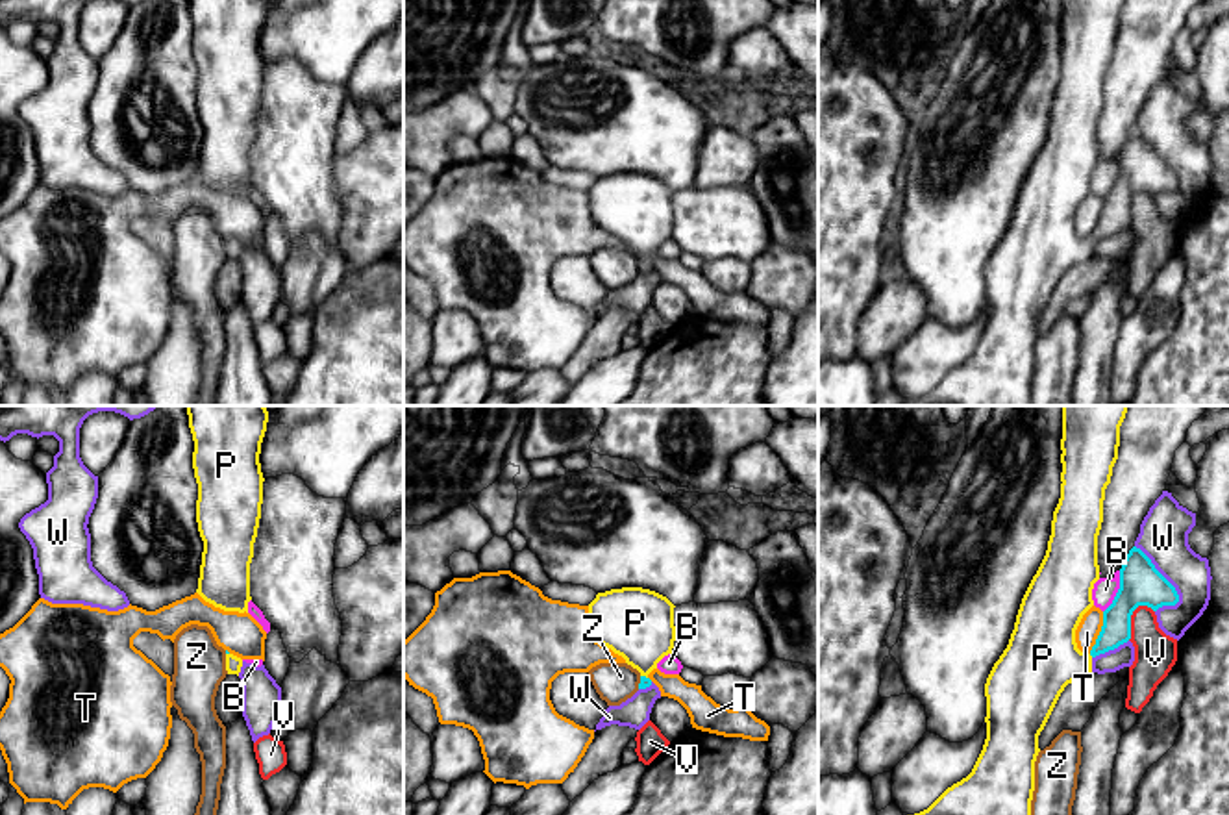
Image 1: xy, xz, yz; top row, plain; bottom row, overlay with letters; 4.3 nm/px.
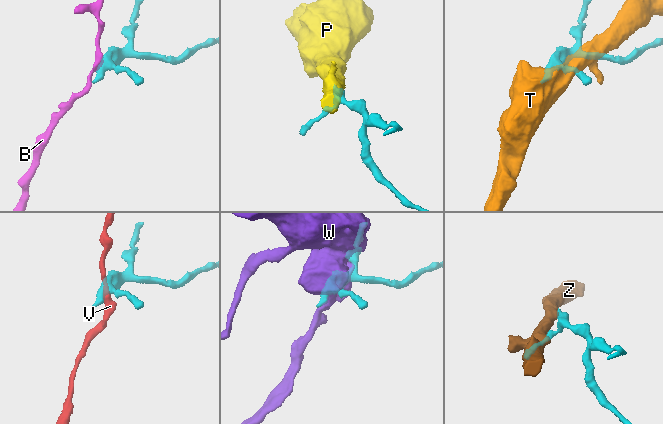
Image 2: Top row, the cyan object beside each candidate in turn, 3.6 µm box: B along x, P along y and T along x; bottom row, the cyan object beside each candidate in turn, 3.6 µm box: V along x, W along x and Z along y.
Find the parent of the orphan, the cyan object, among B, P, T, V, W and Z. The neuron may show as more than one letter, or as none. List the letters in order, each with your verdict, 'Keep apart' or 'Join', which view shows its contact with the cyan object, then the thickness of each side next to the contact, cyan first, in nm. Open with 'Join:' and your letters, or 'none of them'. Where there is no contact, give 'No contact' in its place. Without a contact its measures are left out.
Join: P
B: Keep apart. Touches cyan in yz. Thickness 190 nm (cyan) against 100 nm
P: Join. Touches cyan in xz. Thickness 50 nm (cyan) against 320 nm
T: Keep apart. Touches cyan in yz. Thickness 160 nm (cyan) against 100 nm
V: Keep apart. Touches cyan in yz. Thickness 190 nm (cyan) against 190 nm
W: Keep apart. Touches cyan in yz. Thickness 190 nm (cyan) against 220 nm
Z: Keep apart. Touches cyan in xz. Thickness 50 nm (cyan) against 180 nm

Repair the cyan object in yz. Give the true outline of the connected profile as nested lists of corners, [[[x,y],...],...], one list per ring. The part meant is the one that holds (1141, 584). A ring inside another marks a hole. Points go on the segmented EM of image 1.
[[[1133,546],[1120,569],[1120,589],[1112,604],[1103,611],[1103,626],[1090,656],[1096,658],[1114,650],[1131,639],[1131,615],[1138,606],[1157,611],[1177,602],[1175,587],[1140,548]]]

